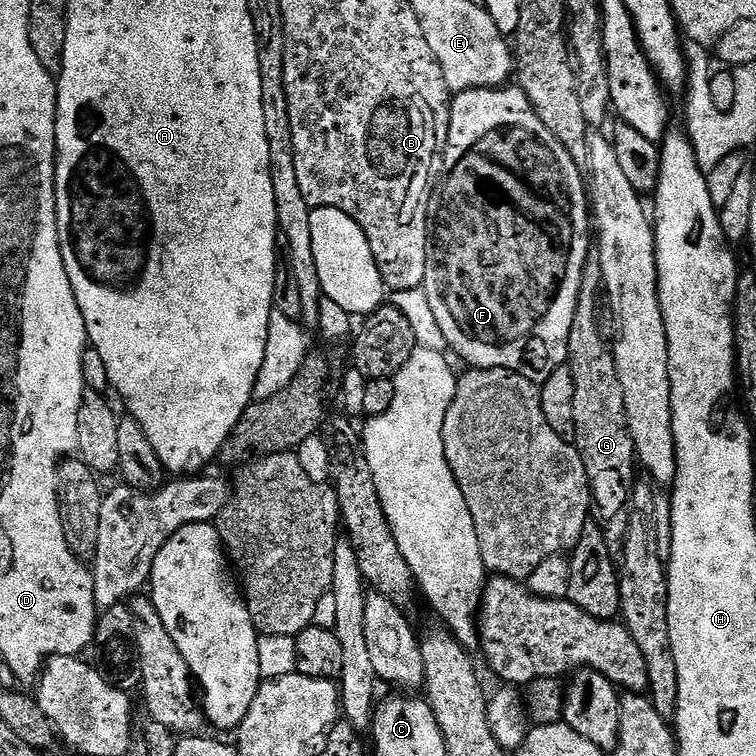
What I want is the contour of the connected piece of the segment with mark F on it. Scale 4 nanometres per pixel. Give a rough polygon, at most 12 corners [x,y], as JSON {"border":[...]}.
{"border":[[518,86],[451,97],[423,289],[465,365],[568,363],[581,165]]}

